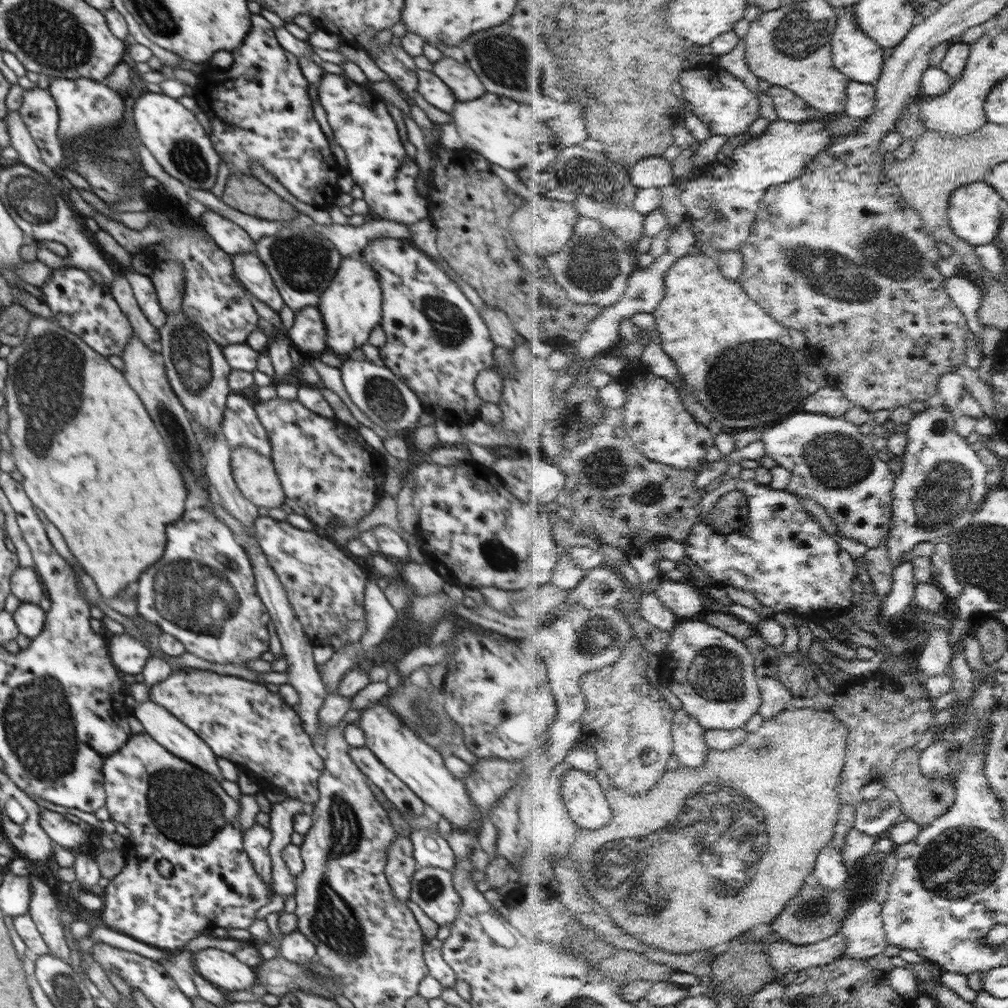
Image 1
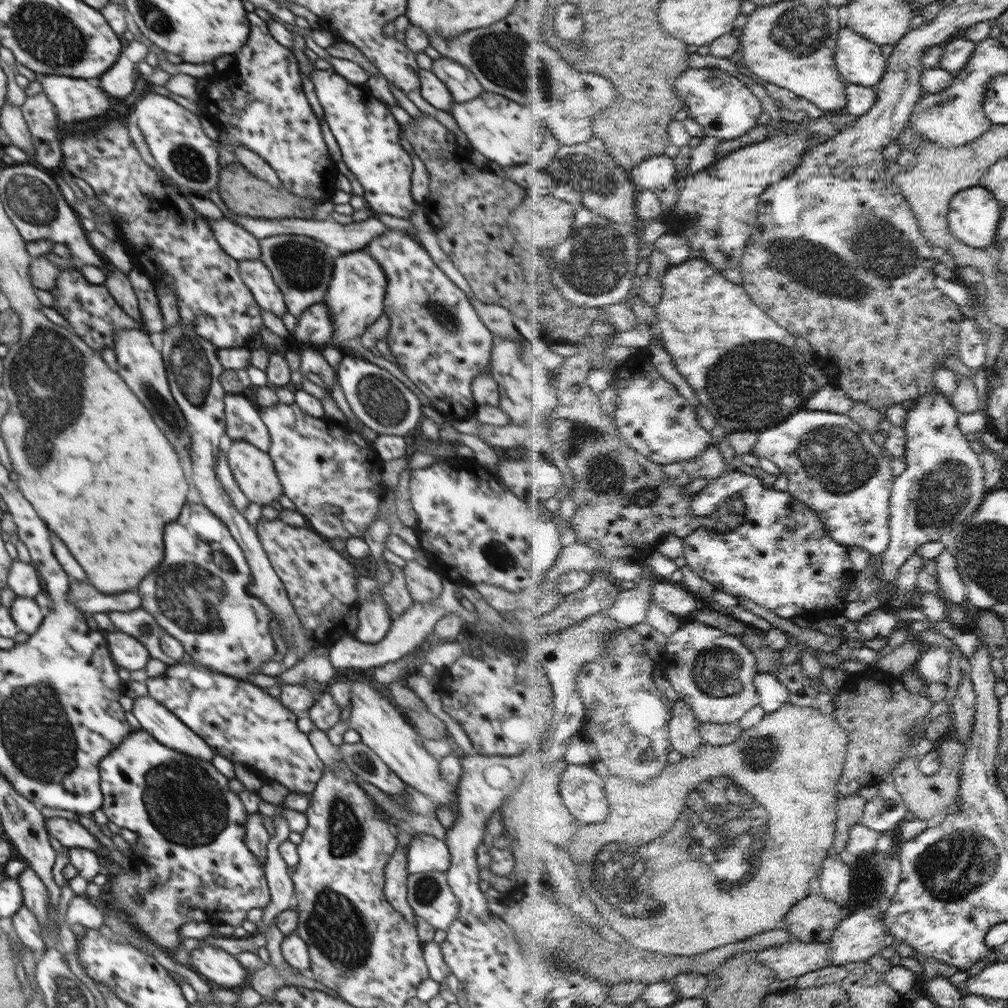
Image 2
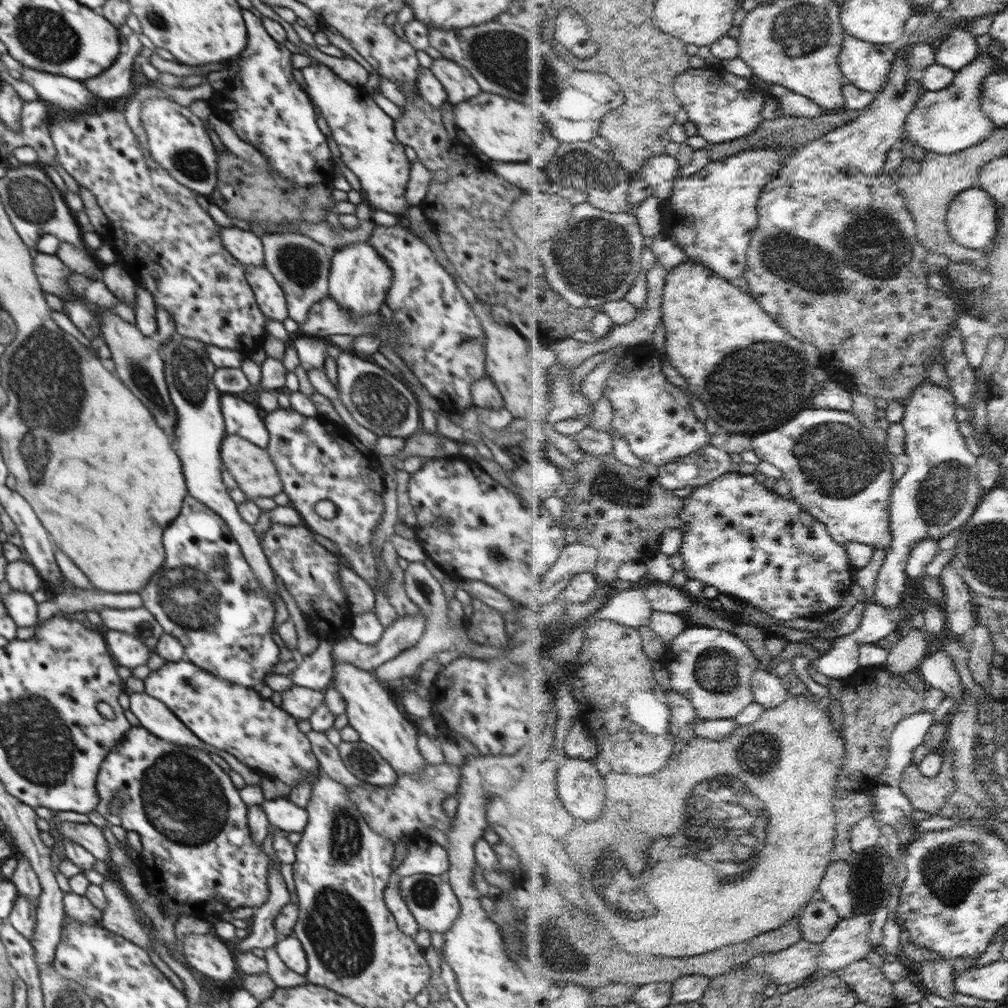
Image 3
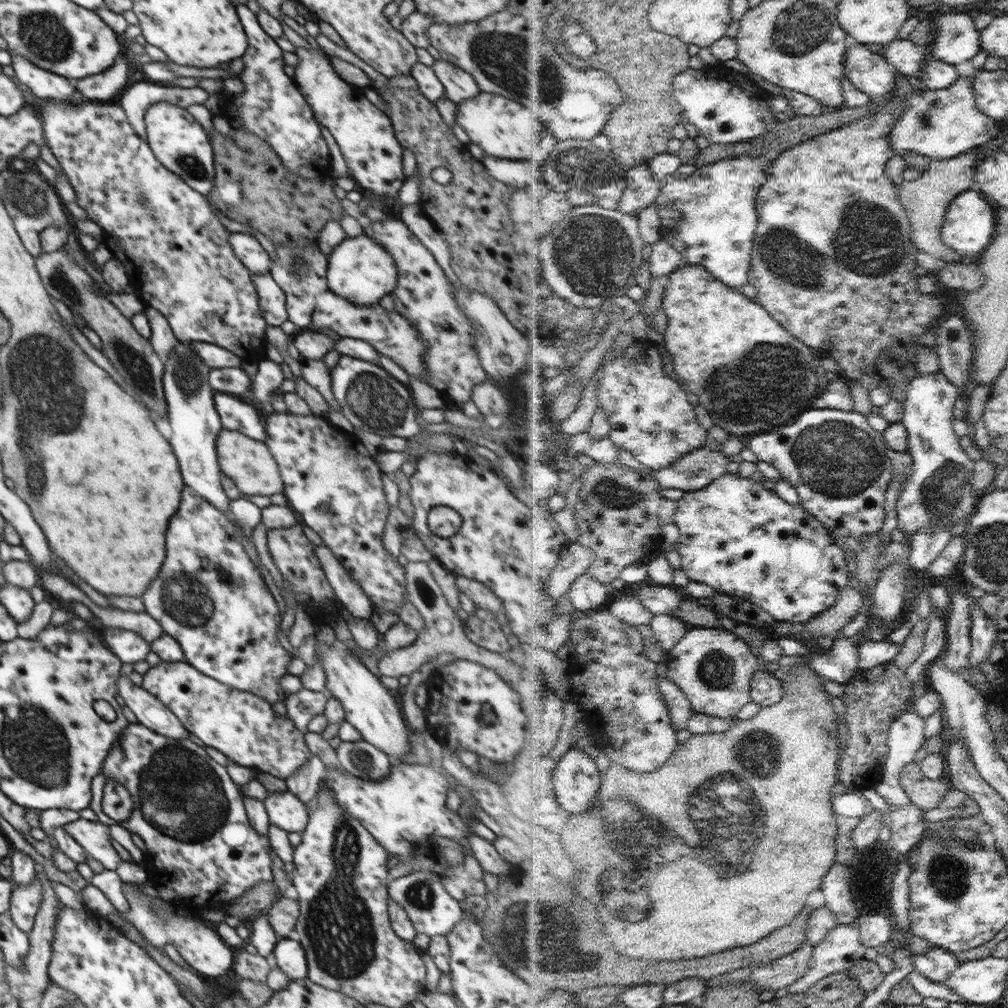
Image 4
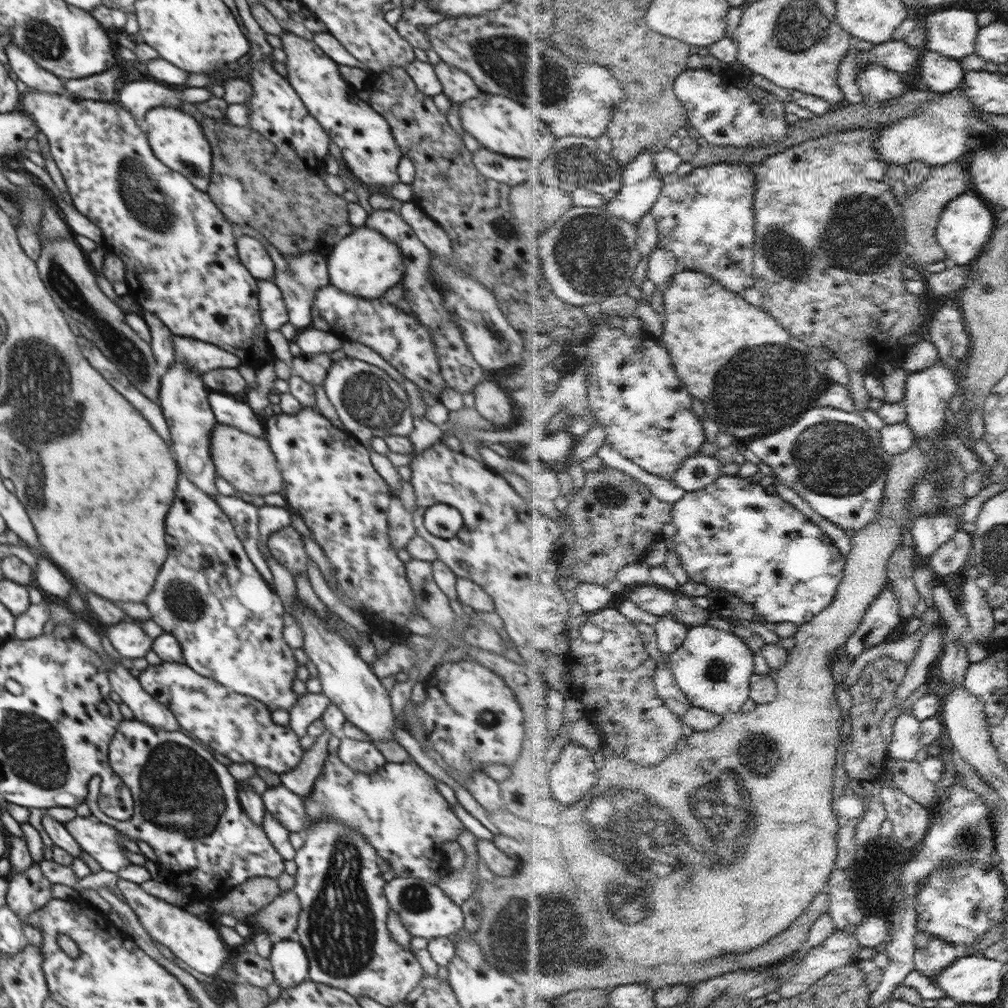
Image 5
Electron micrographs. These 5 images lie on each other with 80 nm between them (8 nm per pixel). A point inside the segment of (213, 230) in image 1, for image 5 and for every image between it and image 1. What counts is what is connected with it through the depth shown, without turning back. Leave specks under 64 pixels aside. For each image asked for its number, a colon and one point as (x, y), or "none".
2: (238, 243)
3: (247, 248)
4: (247, 248)
5: (251, 252)

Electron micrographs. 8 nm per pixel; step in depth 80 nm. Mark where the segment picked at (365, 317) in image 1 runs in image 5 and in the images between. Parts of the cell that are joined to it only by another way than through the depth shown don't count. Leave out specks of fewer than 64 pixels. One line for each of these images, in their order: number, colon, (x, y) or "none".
2: (355, 295)
3: (359, 278)
4: (359, 269)
5: (365, 264)

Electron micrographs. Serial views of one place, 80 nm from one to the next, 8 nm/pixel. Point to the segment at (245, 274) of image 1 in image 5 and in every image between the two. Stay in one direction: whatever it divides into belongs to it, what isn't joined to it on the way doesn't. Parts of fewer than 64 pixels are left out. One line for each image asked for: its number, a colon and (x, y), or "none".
2: (255, 274)
3: (271, 300)
4: (271, 298)
5: (272, 308)

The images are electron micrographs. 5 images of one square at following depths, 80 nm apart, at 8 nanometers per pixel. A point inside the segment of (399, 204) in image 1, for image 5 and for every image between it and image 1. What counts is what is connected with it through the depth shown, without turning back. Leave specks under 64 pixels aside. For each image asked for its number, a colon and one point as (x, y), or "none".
2: (368, 135)
3: (365, 135)
4: (365, 135)
5: (369, 151)

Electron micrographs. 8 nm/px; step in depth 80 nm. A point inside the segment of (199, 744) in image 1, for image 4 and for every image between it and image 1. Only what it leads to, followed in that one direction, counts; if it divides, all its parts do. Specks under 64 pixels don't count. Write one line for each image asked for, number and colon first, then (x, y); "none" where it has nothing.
2: (159, 722)
3: (157, 718)
4: (149, 711)

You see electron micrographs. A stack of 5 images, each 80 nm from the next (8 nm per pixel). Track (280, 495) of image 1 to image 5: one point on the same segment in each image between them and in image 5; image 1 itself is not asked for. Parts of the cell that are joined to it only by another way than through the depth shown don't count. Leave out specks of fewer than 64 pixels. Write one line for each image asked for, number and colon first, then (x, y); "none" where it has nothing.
2: (253, 469)
3: (256, 475)
4: (248, 462)
5: (247, 462)

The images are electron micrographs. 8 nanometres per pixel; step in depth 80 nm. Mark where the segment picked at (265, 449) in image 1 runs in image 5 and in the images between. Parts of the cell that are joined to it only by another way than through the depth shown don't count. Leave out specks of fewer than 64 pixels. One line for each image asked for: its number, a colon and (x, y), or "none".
2: (243, 423)
3: (240, 418)
4: (236, 415)
5: (228, 411)

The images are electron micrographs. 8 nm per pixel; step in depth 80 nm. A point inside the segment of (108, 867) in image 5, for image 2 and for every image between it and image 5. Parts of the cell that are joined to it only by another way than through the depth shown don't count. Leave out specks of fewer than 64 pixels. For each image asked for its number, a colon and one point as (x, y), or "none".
2: (70, 834)
3: (90, 837)
4: (94, 836)

